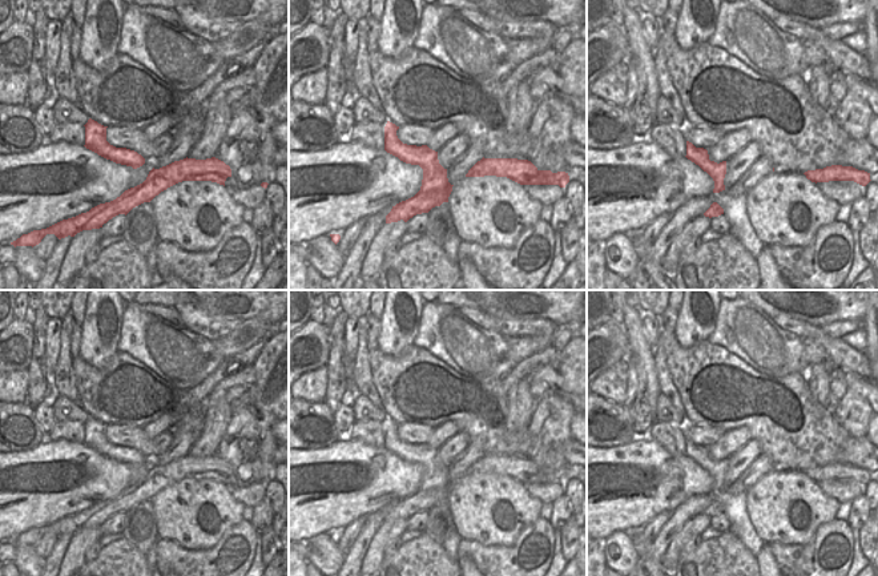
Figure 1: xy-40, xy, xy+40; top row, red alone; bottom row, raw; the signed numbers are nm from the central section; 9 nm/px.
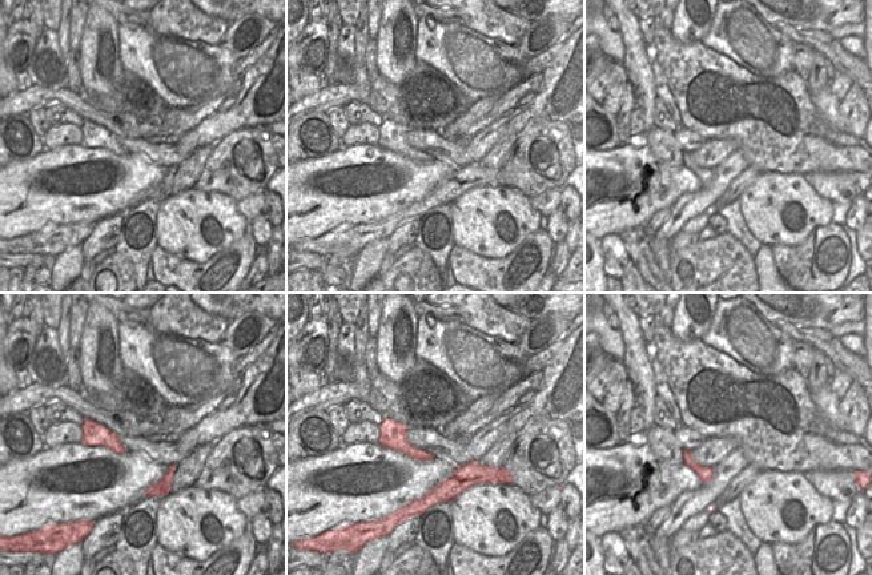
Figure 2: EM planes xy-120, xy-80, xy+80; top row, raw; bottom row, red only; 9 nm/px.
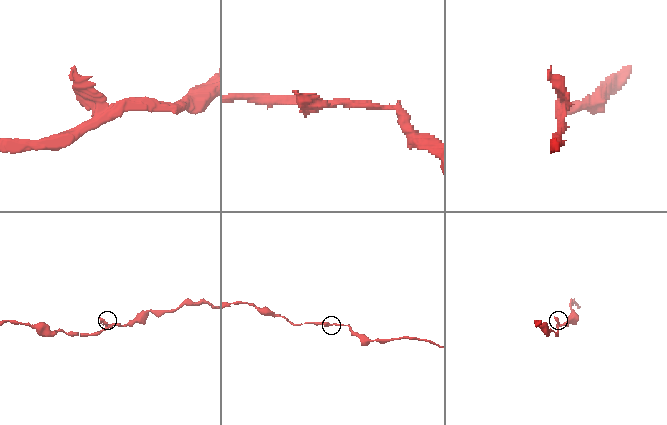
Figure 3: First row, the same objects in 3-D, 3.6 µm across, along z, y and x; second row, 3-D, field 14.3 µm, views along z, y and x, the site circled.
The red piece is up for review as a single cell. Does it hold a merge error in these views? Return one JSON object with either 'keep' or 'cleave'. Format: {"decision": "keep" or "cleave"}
{"decision": "keep"}

